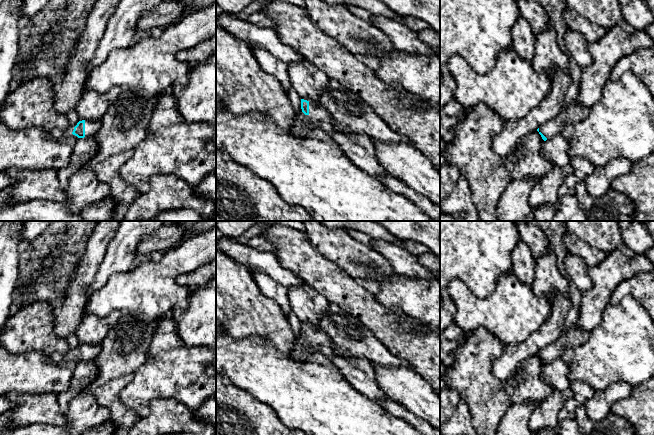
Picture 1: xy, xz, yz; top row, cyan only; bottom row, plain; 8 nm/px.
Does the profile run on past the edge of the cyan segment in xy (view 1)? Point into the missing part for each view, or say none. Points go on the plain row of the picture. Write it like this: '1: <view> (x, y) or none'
1: xy (91, 350)

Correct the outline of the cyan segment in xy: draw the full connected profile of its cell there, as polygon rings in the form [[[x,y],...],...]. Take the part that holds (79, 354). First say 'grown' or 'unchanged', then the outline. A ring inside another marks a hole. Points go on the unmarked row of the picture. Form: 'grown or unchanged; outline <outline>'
grown; outline [[[82,344],[77,347],[72,356],[78,362],[88,362],[96,358],[100,352],[100,344]]]

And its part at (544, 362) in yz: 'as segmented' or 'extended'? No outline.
extended

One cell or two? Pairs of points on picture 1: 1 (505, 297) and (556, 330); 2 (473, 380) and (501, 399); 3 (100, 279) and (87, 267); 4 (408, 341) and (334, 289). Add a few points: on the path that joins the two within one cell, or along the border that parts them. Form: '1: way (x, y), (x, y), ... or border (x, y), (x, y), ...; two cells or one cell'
1: border (553, 307), (548, 318), (526, 338); two cells
2: way (480, 387), (494, 399); one cell
3: border (105, 253), (87, 295); two cells
4: way (390, 326), (382, 322), (361, 303), (352, 298); one cell

